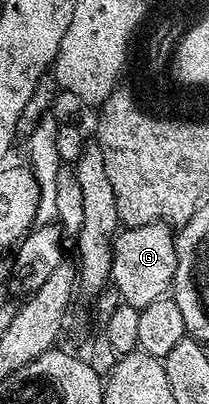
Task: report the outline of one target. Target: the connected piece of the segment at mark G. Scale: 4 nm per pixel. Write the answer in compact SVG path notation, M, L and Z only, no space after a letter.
M163 221L146 223L133 229L124 227L112 243L111 288L116 288L119 300L125 305L142 310L154 299L165 296L176 278L176 239L173 226Z

